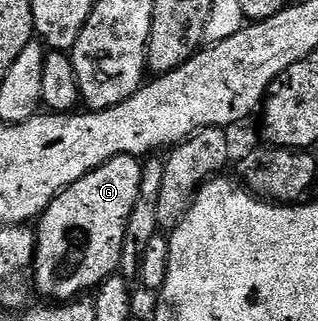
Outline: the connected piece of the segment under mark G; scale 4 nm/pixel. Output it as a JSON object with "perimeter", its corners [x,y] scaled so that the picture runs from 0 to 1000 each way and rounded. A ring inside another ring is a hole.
{"perimeter":[[[368,486],[340,505],[327,505],[327,517],[314,517],[302,530],[289,530],[277,542],[264,542],[264,555],[252,555],[239,567],[226,567],[226,579],[214,579],[167,629],[132,657],[129,673],[113,688],[113,745],[107,751],[107,816],[101,826],[101,850],[107,847],[107,872],[101,860],[101,897],[110,913],[123,910],[123,925],[142,928],[157,941],[204,941],[255,925],[261,916],[302,903],[330,879],[340,863],[362,857],[384,832],[384,782],[390,779],[390,717],[403,717],[403,679],[415,670],[415,651],[428,642],[428,617],[440,617],[440,555],[447,551],[450,502],[431,486]]]}

